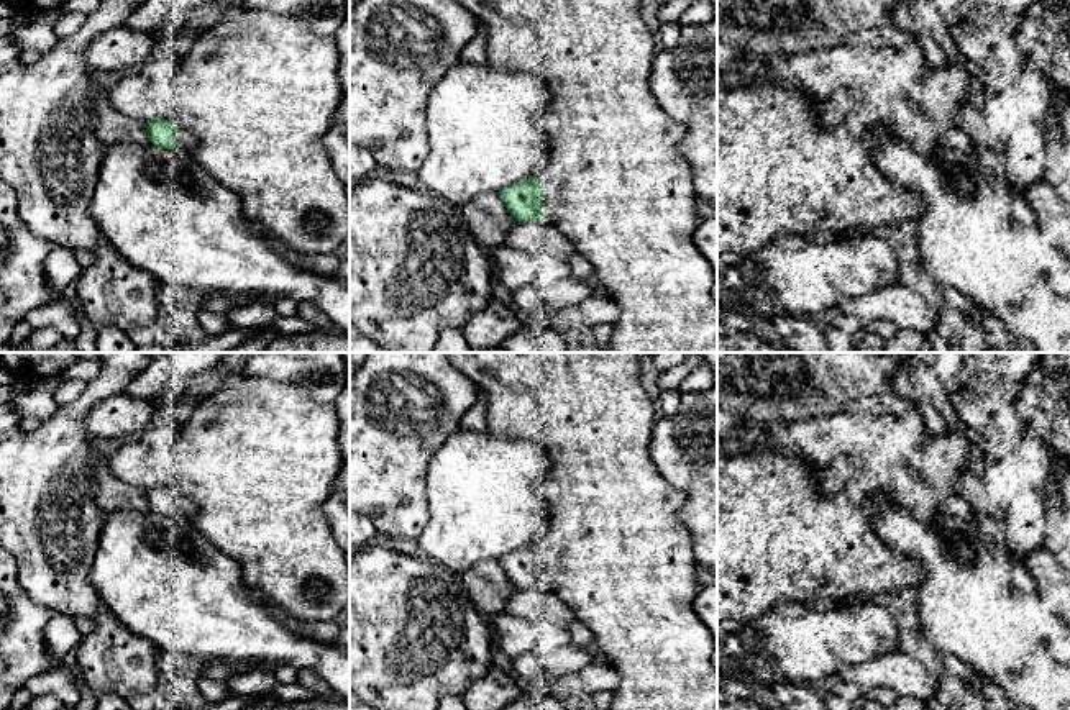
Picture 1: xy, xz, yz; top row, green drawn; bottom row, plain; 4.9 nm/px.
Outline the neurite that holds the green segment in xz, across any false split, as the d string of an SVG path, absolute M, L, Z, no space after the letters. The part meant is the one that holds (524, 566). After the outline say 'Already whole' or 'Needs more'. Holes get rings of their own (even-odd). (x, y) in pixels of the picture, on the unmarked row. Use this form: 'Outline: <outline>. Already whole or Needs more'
Outline: M537 543L497 559L510 584L530 590L545 587L542 579L543 559Z. Already whole

